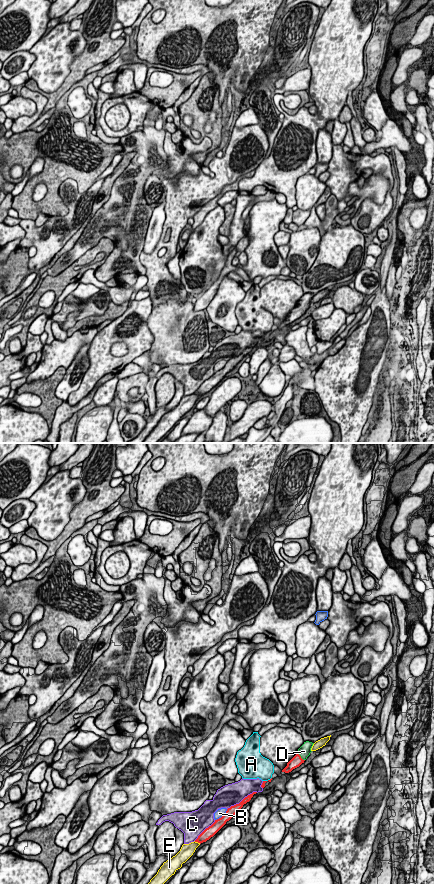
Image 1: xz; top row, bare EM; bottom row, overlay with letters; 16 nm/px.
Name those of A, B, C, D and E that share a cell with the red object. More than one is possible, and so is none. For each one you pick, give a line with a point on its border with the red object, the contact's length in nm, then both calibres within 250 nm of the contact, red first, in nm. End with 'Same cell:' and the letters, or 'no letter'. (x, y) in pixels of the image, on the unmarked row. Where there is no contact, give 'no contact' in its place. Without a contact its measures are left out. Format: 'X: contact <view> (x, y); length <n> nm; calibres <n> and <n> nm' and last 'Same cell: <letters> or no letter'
D: contact xz (300, 308); length 190 nm; calibres 180 and 200 nm
Same cell: D

